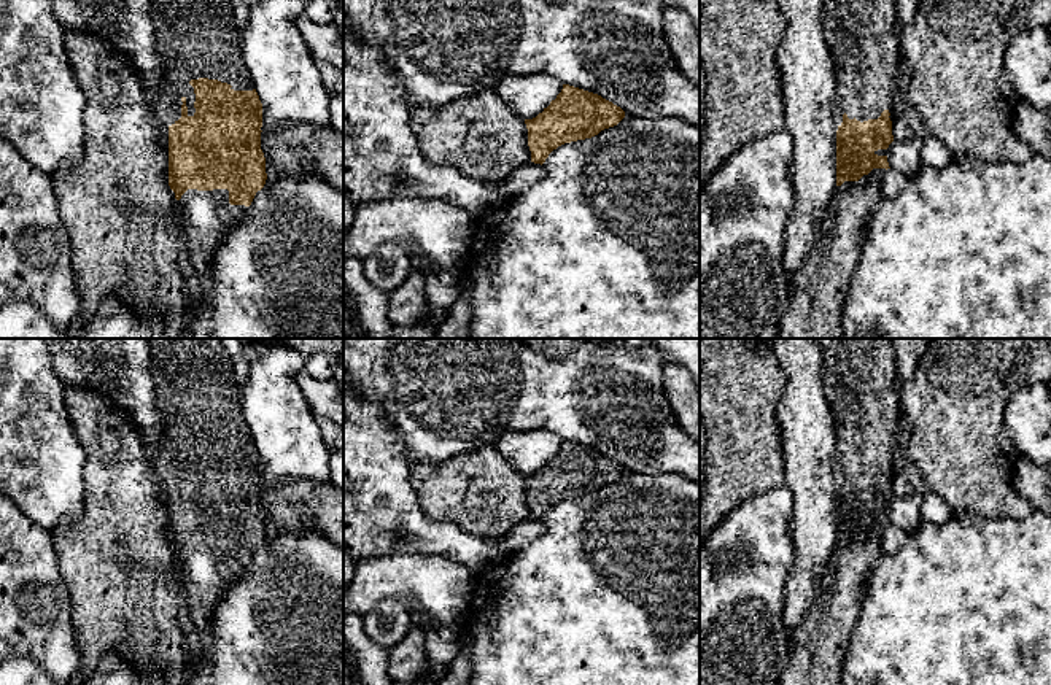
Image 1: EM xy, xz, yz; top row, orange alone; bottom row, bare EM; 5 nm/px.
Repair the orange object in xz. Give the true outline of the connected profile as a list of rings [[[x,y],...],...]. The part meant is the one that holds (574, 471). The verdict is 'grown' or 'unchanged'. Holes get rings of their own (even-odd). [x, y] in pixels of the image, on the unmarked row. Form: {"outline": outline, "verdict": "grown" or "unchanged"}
{"outline": [[[563,440],[542,469],[525,475],[531,518],[542,521],[558,502],[591,494],[623,474],[625,467],[601,451]]], "verdict": "unchanged"}

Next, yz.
{"outline": [[[819,339],[824,348],[824,393],[836,428],[836,453],[844,464],[843,478],[836,486],[836,542],[859,537],[873,524],[890,524],[887,505],[894,497],[892,464],[897,440],[902,380],[895,372],[890,339]]], "verdict": "grown"}

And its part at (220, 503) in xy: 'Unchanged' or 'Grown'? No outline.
Grown

